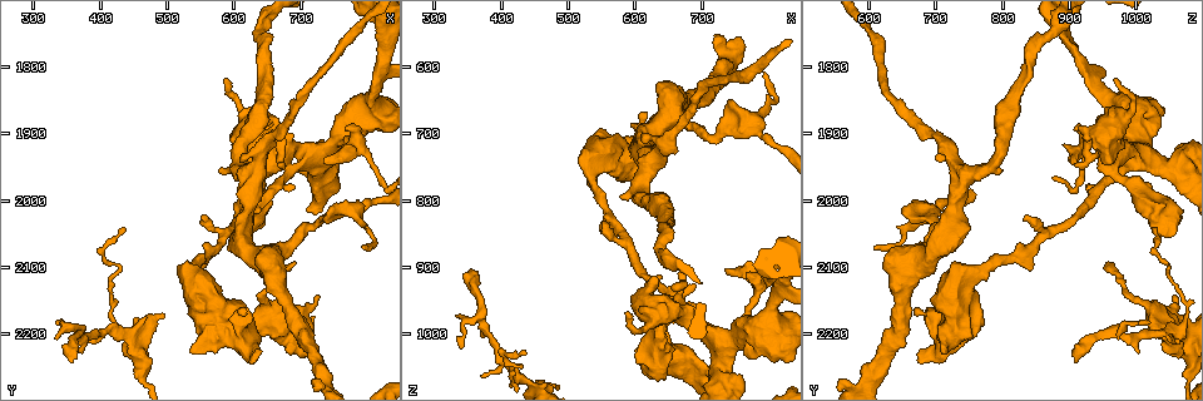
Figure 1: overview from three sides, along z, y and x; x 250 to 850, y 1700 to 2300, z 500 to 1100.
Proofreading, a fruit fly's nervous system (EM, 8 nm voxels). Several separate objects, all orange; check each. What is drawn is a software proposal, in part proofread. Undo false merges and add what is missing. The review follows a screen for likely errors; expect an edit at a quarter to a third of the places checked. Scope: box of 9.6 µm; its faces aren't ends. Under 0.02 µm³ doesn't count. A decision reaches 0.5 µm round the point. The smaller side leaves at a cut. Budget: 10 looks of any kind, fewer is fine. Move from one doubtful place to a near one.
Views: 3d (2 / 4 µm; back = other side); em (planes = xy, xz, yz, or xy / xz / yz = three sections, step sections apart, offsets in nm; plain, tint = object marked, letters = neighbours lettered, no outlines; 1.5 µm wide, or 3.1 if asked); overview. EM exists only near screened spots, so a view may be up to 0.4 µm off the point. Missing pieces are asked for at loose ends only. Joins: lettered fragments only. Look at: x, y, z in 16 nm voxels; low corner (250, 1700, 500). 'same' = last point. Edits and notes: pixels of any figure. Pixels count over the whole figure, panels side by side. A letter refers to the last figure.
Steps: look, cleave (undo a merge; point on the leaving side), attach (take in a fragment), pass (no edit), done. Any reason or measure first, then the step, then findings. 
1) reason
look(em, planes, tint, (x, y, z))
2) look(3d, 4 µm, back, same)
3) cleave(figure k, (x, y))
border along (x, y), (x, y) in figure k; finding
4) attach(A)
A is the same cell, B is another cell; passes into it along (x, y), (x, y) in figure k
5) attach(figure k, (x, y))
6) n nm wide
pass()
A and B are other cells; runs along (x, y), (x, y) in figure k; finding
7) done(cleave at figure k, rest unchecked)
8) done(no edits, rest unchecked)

an open end
look(3d, 4 µm, (720, 2140, 1055))

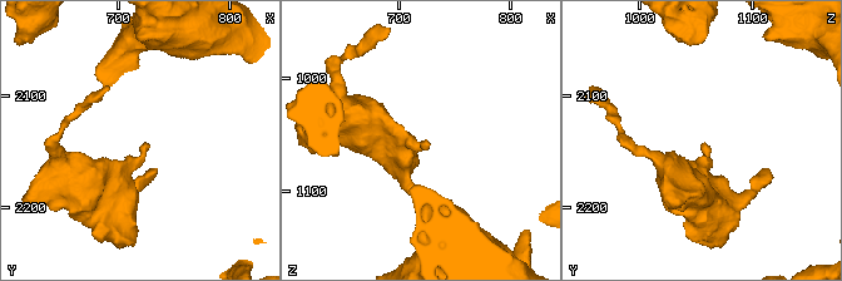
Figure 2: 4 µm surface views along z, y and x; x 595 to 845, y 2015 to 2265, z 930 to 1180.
need the tissue
look(em, planes, plain, (724, 2140, 1058))

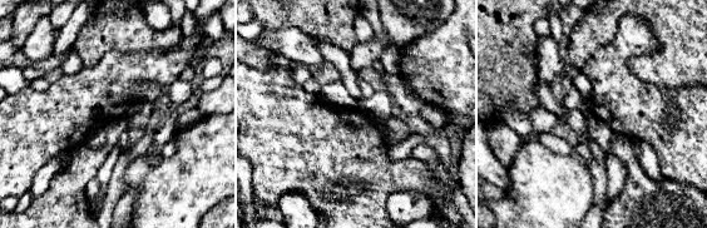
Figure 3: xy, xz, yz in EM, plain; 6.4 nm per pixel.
what lies round it
look(em, planes, letters, same)

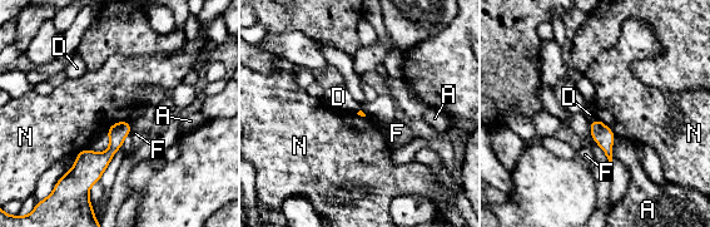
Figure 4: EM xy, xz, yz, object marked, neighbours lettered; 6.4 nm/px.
pass()
A, D, F and N are other cells; none of them fits

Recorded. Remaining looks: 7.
long arm stops here
look(em, planes, letters, (435, 2045, 1030))

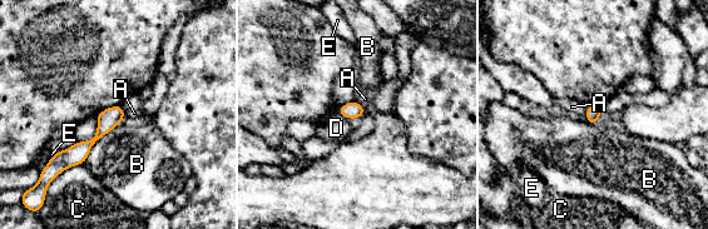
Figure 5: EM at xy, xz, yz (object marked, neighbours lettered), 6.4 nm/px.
B touches over 360 nm
pass()
A, B, C, D and E are other cells; none of them fits

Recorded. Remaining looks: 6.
branch stops here
look(3d, 2 µm, (590, 1820, 965))

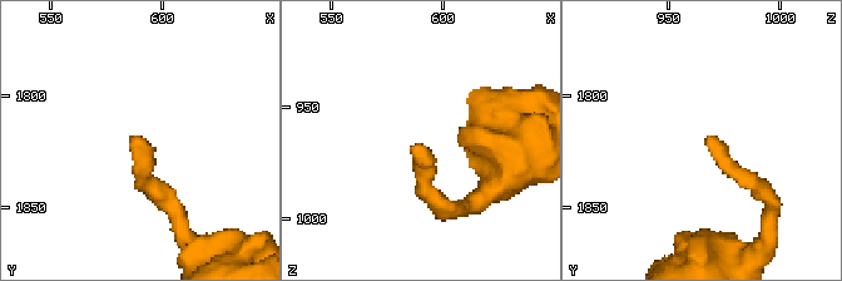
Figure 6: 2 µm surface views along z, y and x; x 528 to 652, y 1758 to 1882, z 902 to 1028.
look(em, planes, letters, (588, 1818, 967))

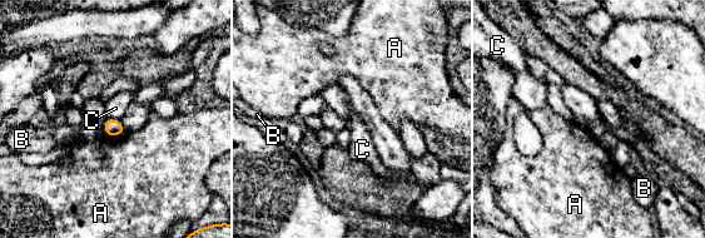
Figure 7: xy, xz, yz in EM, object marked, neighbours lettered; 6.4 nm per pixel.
110 nm wide; A touches over 150 nm
pass()
A, B and C are other cells; none of them fits

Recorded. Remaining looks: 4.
an open end
look(em, planes, letters, (535, 2230, 710))

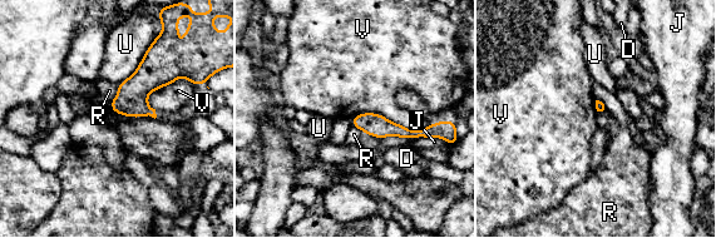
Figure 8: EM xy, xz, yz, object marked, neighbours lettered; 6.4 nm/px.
pass()
D, J, R, U and V are other cells; runs along (354, 122), (409, 134), (428, 133) in figure 8; no lettered fragment goes on from it

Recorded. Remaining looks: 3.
done(no edits, rest unchecked)

